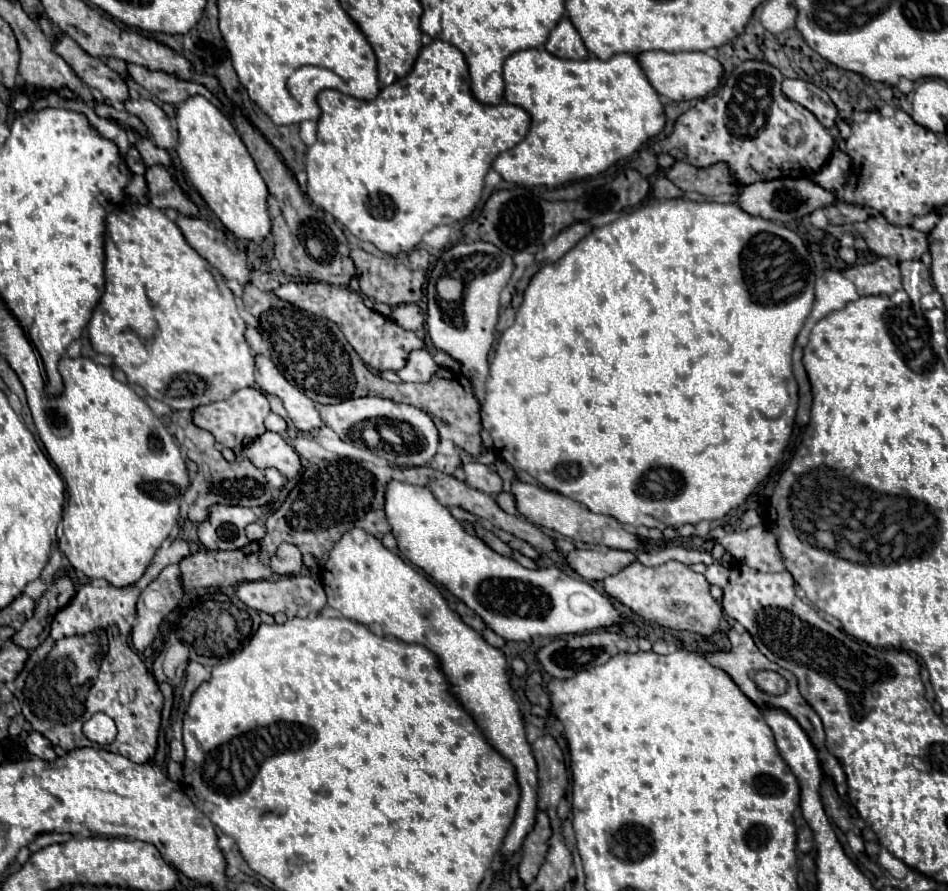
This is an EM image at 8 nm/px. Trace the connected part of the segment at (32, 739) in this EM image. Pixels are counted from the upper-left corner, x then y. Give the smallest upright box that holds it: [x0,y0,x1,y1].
[25,730,57,760]

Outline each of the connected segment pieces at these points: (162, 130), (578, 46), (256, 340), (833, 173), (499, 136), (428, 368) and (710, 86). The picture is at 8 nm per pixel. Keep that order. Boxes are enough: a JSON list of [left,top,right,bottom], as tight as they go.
[[125,98,177,150],[545,16,589,60],[247,328,267,354],[811,150,851,190],[305,40,531,256],[399,350,439,382],[637,52,723,100]]

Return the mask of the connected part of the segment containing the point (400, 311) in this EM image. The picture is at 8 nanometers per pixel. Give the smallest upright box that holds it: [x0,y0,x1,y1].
[389,304,425,332]

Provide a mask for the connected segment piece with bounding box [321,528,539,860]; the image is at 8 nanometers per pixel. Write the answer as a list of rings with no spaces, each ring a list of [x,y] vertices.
[[[349,530],[331,550],[329,560],[321,572],[321,582],[327,594],[327,606],[331,606],[333,610],[339,610],[345,618],[357,620],[365,626],[369,624],[379,624],[383,628],[383,634],[395,636],[403,642],[409,644],[421,644],[425,648],[429,648],[433,654],[437,654],[443,672],[449,676],[451,680],[451,690],[453,694],[459,698],[459,702],[475,716],[479,728],[483,730],[485,738],[489,740],[489,744],[493,748],[497,748],[507,760],[511,760],[511,764],[517,770],[517,780],[519,780],[519,788],[521,788],[521,800],[517,806],[517,814],[515,820],[507,832],[507,838],[503,842],[503,848],[499,850],[501,860],[513,856],[521,846],[525,836],[533,830],[535,826],[535,816],[537,816],[537,764],[531,752],[531,746],[525,738],[525,726],[523,726],[523,718],[521,718],[521,708],[519,708],[519,700],[515,698],[515,692],[511,688],[509,676],[507,676],[507,660],[505,654],[487,644],[483,640],[483,636],[479,632],[475,632],[471,626],[467,626],[461,616],[447,604],[447,600],[443,598],[443,594],[439,592],[439,588],[423,574],[419,574],[417,570],[413,570],[409,564],[405,564],[393,550],[387,550],[379,538],[375,538],[373,534],[367,534],[365,530]]]

